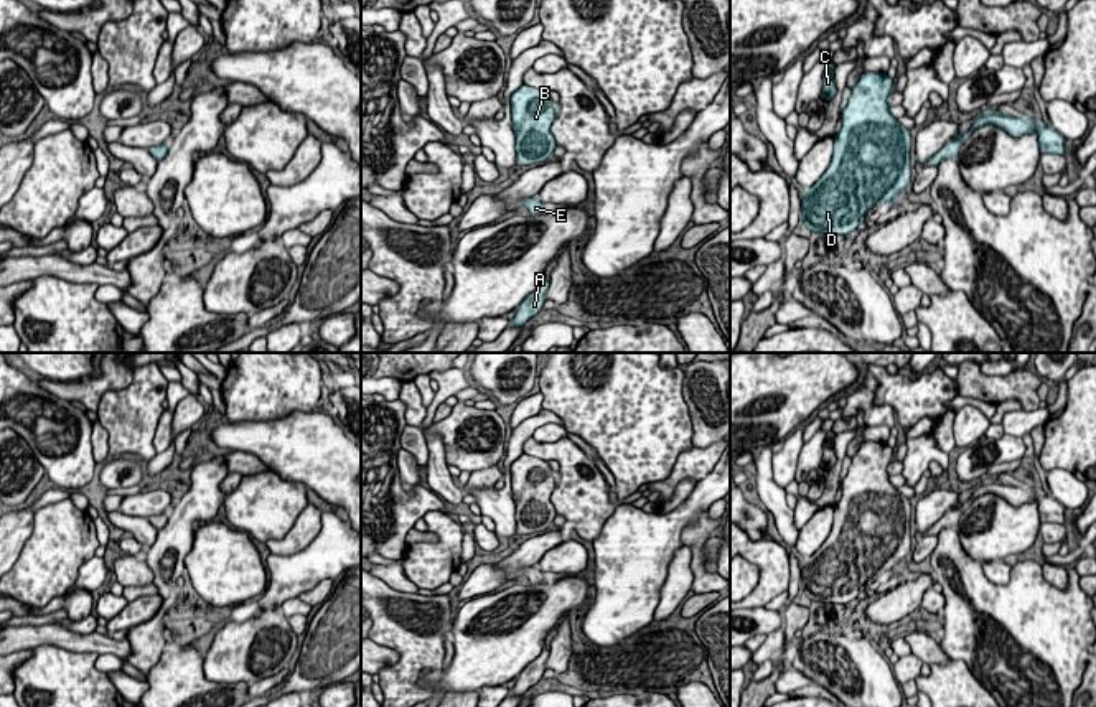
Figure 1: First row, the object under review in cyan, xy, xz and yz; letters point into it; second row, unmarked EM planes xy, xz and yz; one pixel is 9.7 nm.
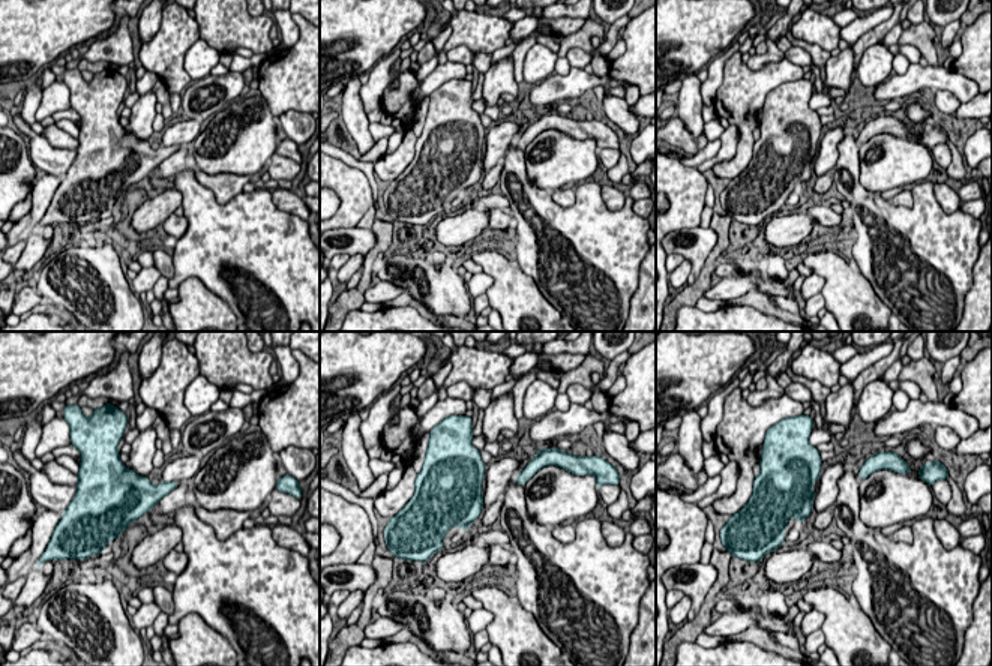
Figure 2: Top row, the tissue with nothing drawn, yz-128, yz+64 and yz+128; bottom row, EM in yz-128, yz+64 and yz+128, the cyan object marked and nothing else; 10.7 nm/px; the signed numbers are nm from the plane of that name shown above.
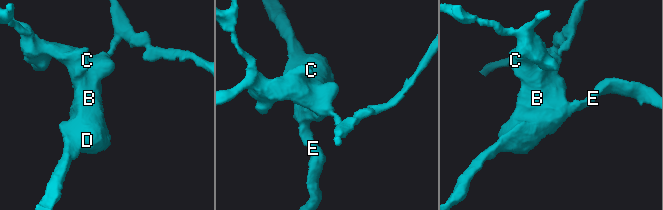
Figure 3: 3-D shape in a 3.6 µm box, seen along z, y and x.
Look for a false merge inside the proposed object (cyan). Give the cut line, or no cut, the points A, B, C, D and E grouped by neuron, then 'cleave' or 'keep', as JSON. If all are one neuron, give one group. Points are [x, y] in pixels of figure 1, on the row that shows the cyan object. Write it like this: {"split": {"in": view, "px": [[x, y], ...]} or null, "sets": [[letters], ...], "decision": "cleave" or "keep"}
{"split": null, "sets": [["A", "B", "C", "D", "E"]], "decision": "keep"}

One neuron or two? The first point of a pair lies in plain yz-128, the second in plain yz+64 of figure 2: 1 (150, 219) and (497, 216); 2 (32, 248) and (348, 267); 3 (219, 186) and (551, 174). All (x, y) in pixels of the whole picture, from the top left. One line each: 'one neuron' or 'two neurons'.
1: two neurons
2: one neuron
3: two neurons

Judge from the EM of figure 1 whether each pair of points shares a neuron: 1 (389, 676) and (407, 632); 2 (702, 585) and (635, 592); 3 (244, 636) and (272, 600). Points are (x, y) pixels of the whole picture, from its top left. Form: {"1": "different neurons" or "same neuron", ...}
{"1": "same neuron", "2": "different neurons", "3": "different neurons"}

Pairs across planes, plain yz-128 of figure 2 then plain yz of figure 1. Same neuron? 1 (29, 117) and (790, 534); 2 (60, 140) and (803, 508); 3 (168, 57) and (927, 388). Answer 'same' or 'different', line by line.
1: different
2: same
3: same

